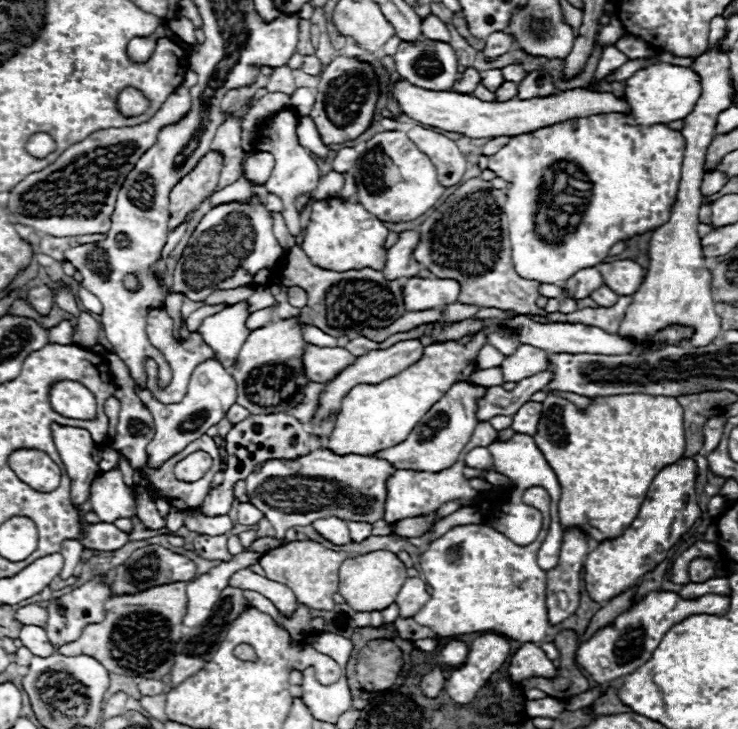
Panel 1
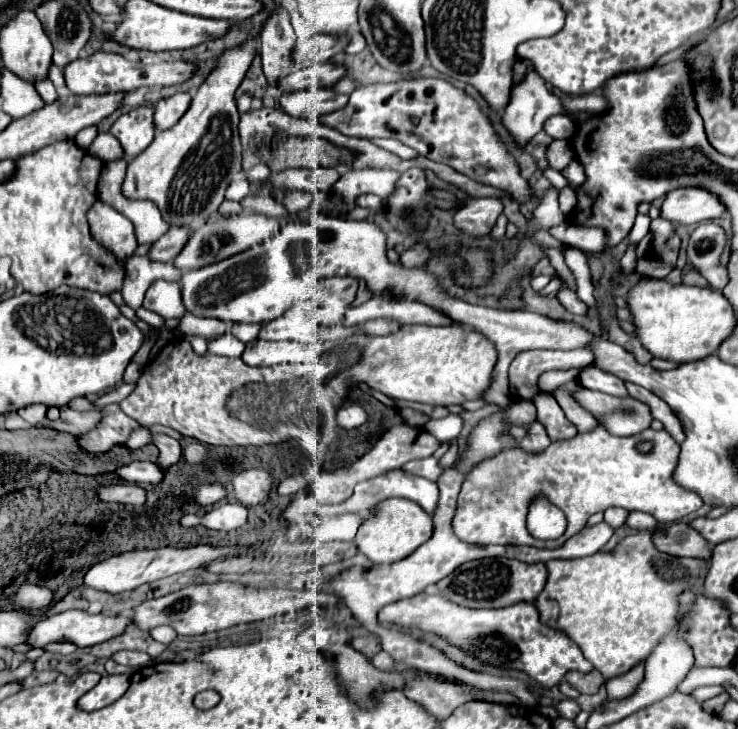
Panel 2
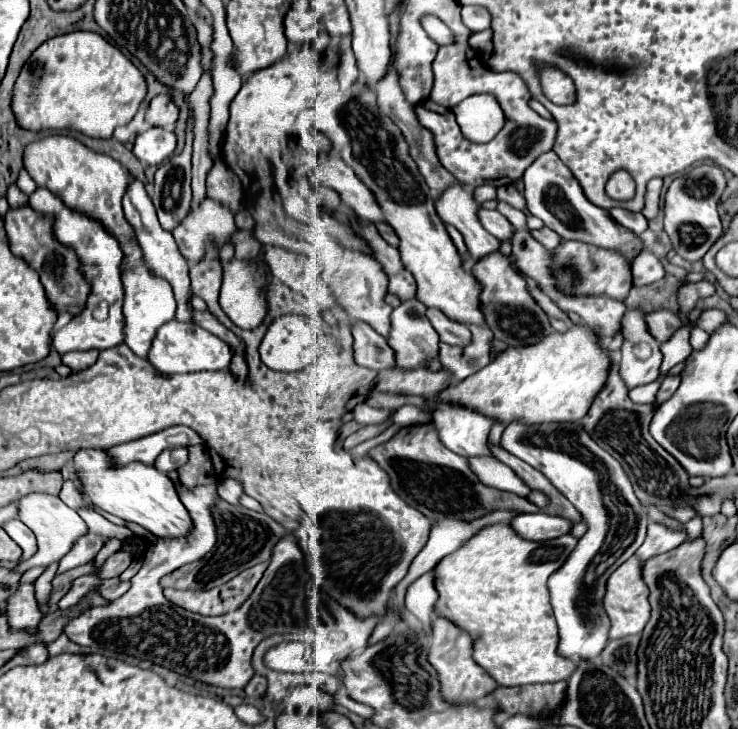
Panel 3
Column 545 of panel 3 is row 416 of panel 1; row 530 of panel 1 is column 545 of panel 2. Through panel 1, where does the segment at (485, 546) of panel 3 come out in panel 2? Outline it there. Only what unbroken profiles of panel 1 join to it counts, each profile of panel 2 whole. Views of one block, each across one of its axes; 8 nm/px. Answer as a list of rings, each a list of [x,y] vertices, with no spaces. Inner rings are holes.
[[[638,532],[638,534],[632,534],[632,536],[626,536],[612,552],[596,552],[592,556],[586,556],[586,558],[576,558],[576,560],[552,560],[546,564],[548,566],[548,582],[542,590],[542,594],[538,596],[536,600],[536,608],[540,610],[540,620],[556,630],[562,630],[566,632],[578,646],[582,646],[582,654],[594,664],[594,668],[598,672],[604,674],[604,678],[614,678],[614,676],[620,676],[628,670],[632,670],[638,662],[644,662],[652,650],[660,644],[660,640],[674,628],[676,624],[676,614],[678,614],[678,596],[684,594],[686,590],[692,590],[696,586],[696,580],[700,576],[700,572],[704,570],[704,562],[702,560],[696,560],[696,558],[678,558],[678,556],[670,556],[670,554],[664,554],[660,550],[656,550],[656,546],[652,544],[652,534],[650,532]]]

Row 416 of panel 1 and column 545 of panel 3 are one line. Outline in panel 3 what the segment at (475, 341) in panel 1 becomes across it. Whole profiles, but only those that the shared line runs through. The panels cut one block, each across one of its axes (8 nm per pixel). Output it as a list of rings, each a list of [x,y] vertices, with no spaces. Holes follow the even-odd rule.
[[[572,324],[570,330],[552,332],[536,344],[506,348],[486,368],[440,392],[440,398],[470,406],[504,424],[512,420],[528,424],[576,422],[584,418],[592,398],[604,388],[610,364],[610,350],[600,344],[600,336],[590,326]]]

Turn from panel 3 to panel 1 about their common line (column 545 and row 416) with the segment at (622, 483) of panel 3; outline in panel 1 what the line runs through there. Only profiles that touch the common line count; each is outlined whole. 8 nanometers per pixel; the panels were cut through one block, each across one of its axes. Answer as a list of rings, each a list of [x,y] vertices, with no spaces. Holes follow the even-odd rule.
[[[456,382],[414,426],[414,430],[408,434],[408,438],[392,448],[380,450],[374,456],[386,458],[394,468],[400,470],[420,470],[420,472],[440,472],[452,466],[462,448],[468,444],[478,420],[476,420],[476,398],[484,396],[486,388],[472,386],[468,382]]]

